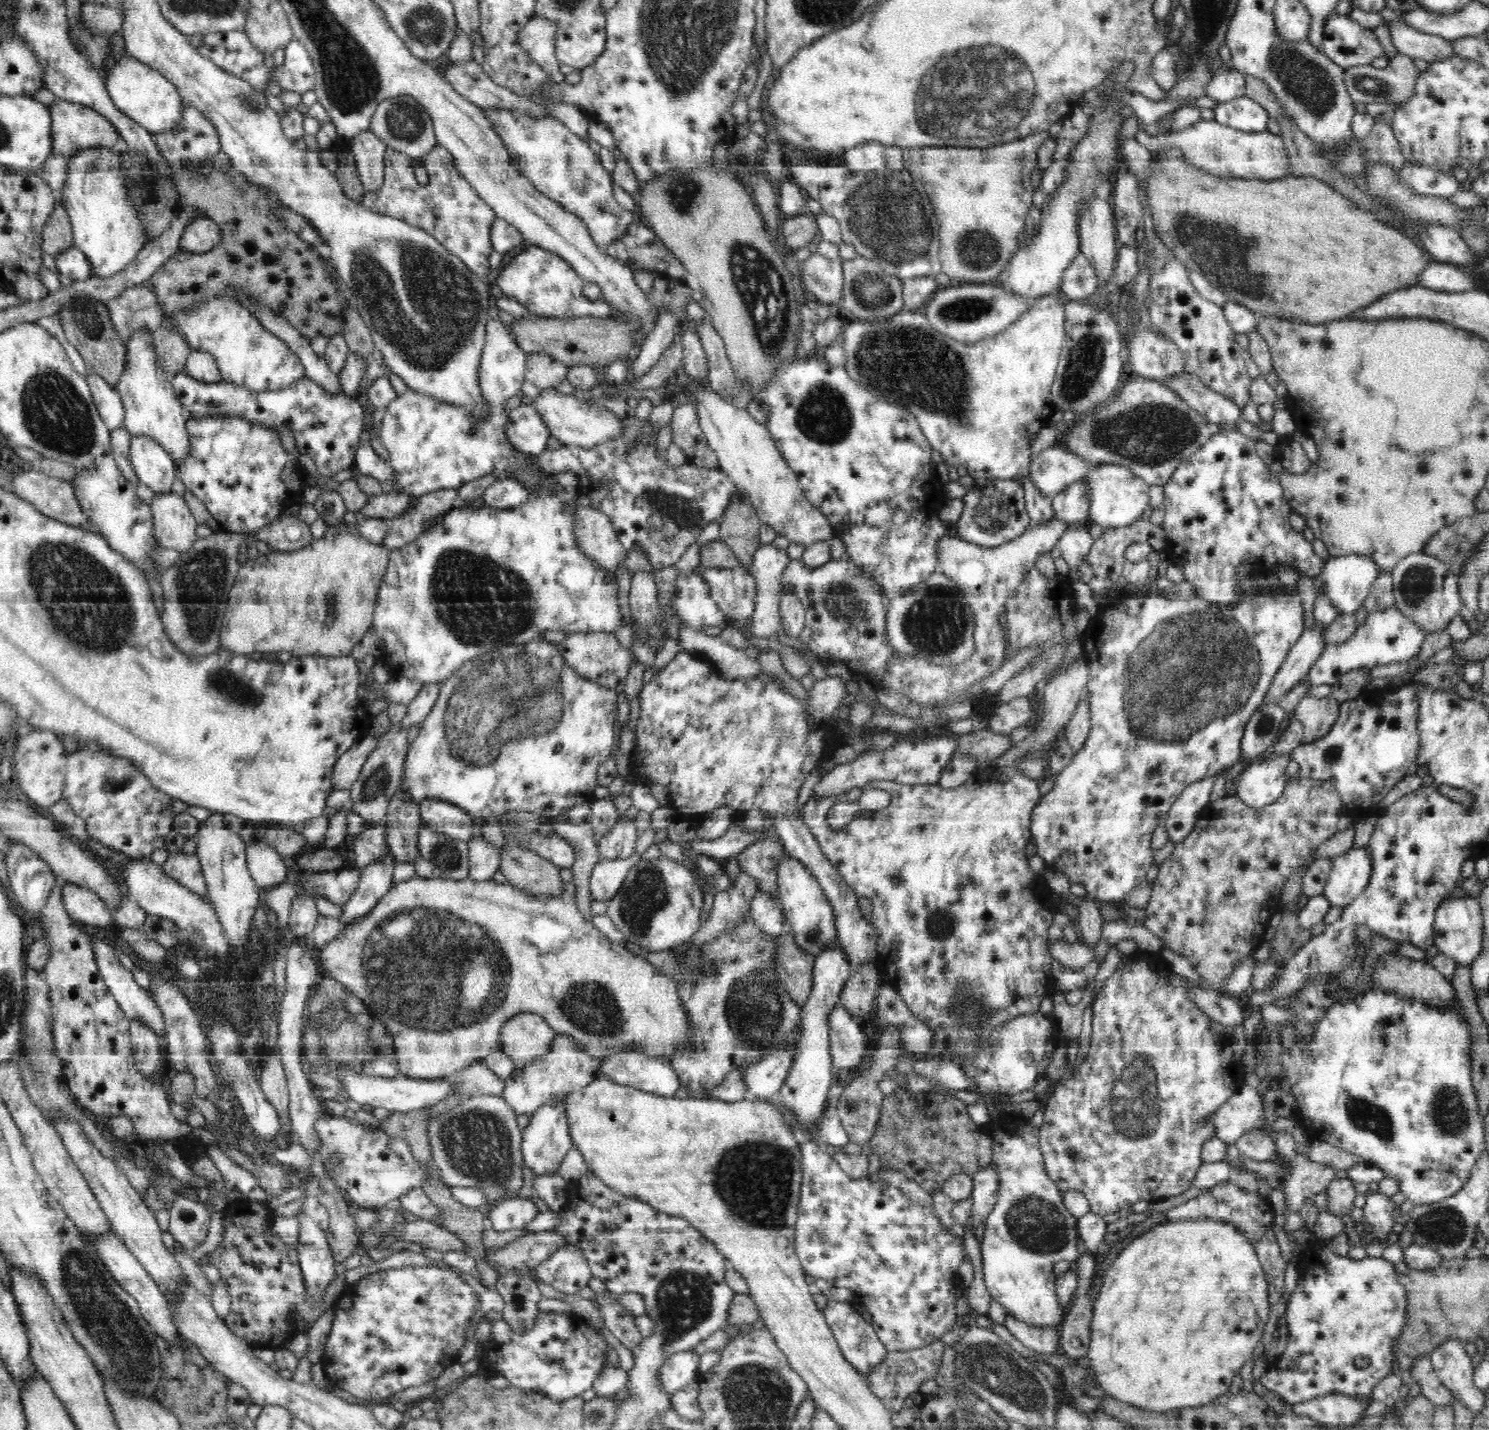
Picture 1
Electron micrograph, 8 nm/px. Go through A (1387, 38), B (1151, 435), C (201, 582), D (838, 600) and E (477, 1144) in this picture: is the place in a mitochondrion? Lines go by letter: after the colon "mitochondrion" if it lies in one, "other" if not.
A: other
B: mitochondrion
C: mitochondrion
D: mitochondrion
E: mitochondrion

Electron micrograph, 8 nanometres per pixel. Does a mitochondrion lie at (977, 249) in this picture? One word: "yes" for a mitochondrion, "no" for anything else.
yes

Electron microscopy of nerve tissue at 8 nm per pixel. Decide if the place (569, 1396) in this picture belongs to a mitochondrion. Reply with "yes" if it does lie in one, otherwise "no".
no

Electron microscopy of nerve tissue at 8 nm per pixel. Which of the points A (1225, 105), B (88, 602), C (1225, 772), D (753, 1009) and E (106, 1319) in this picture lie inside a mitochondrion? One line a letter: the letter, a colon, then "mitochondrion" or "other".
A: other
B: mitochondrion
C: other
D: mitochondrion
E: mitochondrion

